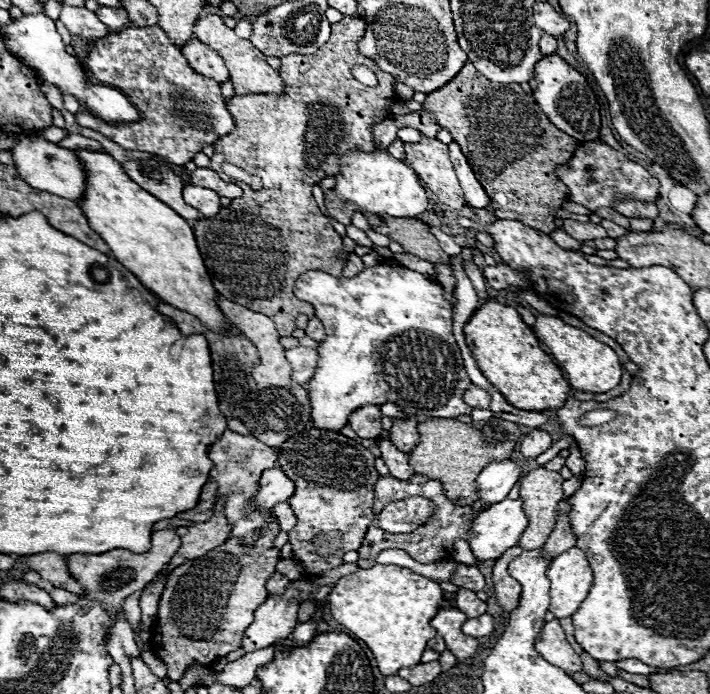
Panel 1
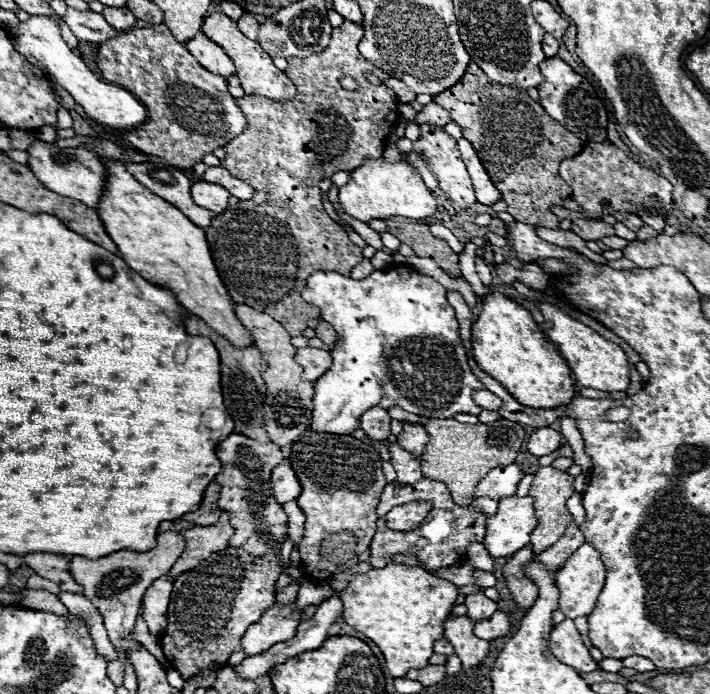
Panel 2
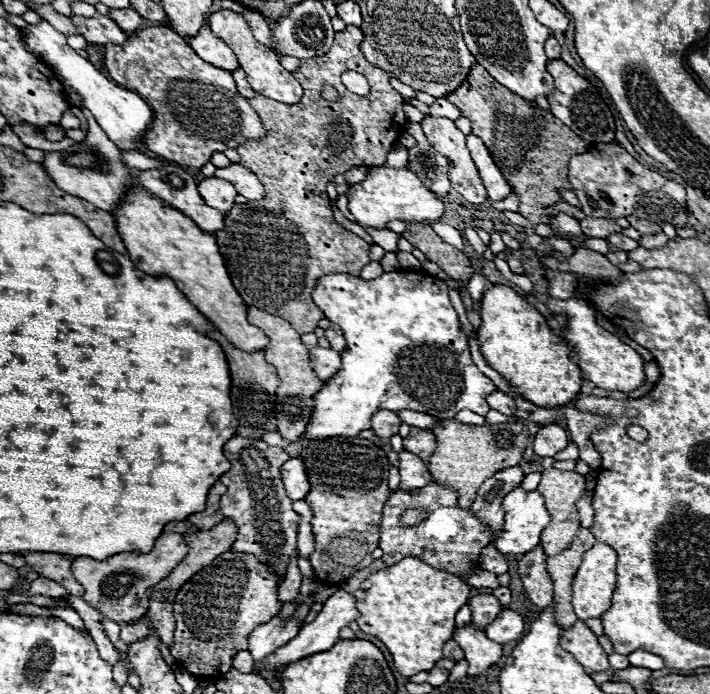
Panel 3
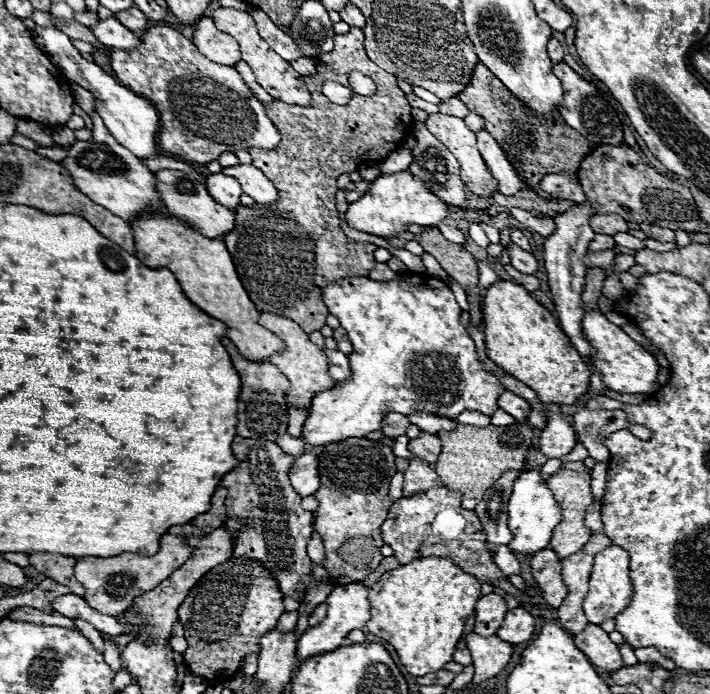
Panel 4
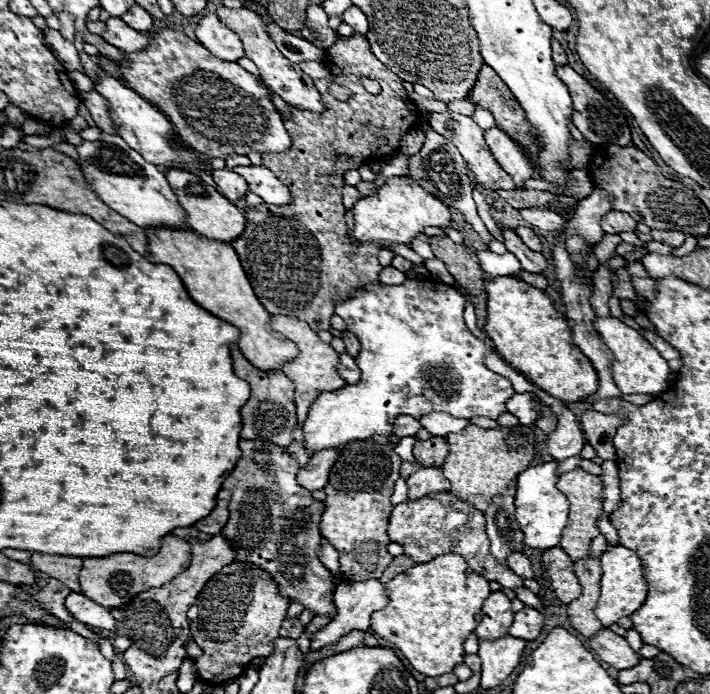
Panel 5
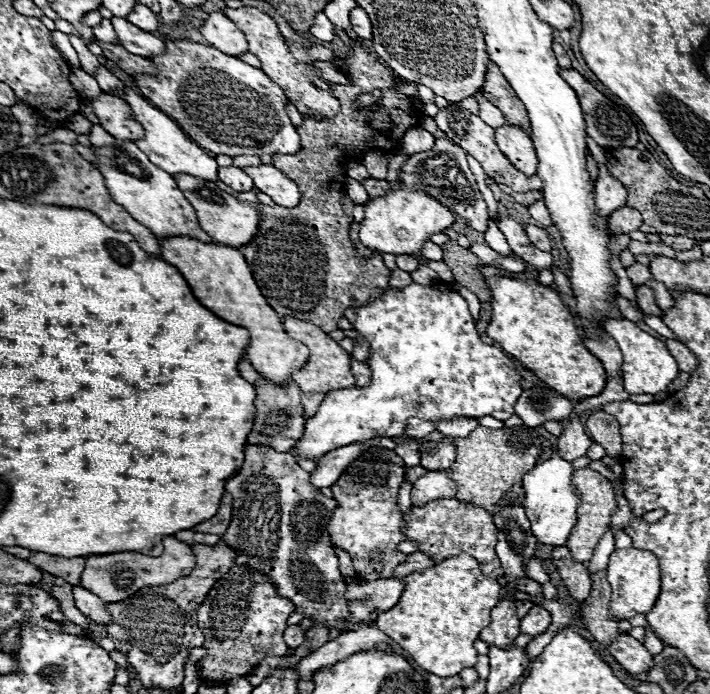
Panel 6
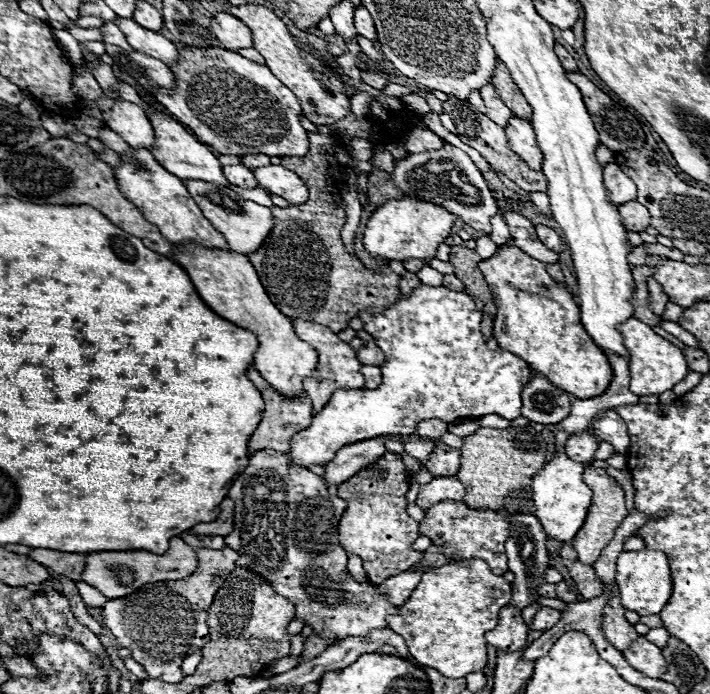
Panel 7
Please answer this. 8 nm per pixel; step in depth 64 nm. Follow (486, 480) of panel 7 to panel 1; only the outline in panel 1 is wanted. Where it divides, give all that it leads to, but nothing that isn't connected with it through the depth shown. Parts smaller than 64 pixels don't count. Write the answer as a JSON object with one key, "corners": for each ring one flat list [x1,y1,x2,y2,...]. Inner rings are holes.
{"corners":[[430,418,418,424,420,444,410,454,410,464,418,474,428,478,436,478,444,484,444,492,454,502,478,500,476,478,480,476,482,468,490,462,504,462,510,460,512,454,518,450,524,434,520,432,518,424,492,418,488,422,458,422,455,418]]}

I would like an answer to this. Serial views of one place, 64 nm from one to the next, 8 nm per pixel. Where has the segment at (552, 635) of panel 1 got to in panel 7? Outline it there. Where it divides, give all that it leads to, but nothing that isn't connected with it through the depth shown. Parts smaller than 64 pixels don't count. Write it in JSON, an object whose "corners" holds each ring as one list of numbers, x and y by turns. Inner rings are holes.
{"corners":[[646,638,636,640,630,650,624,650,624,656,632,668,644,672,650,678,660,678,668,670,668,662,662,656,662,648,648,642]]}

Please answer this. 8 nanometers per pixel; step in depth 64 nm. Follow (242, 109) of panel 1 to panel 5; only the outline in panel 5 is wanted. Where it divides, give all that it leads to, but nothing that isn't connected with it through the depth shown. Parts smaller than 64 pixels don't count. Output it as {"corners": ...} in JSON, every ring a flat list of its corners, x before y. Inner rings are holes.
{"corners":[[338,36,336,44,328,50,326,64,332,72,332,82,346,86,352,92,352,98,346,102,336,100,326,90,322,90,322,96,328,104,328,112,302,112,294,108,294,118,284,118,284,124,290,132,290,136,296,140,296,148,292,152,270,152,262,154,264,162,262,166,272,168,280,180,284,180,292,188,292,204,296,206,296,216,284,216,284,208,280,208,280,216,266,214,264,206,260,212,260,206,246,208,248,212,248,228,244,230,244,236,240,240,232,242,232,248,238,252,240,262,254,284,254,292,258,294,260,302,266,306,270,314,286,314,292,318,298,318,302,322,308,322,314,330,330,330,330,318,334,316,336,302,342,302,350,298,352,290,358,290,366,284,378,284,380,282,380,262,376,244,354,244,346,230,346,208,342,204,342,186,344,186,344,172,350,168,360,168,360,164,368,158,382,158,386,154,392,154,398,146,402,136,418,124,418,108,408,100,408,94,402,86,402,80,390,72,370,50,370,44,364,36],[360,78,372,78,380,84,382,92,378,96,366,92]]}

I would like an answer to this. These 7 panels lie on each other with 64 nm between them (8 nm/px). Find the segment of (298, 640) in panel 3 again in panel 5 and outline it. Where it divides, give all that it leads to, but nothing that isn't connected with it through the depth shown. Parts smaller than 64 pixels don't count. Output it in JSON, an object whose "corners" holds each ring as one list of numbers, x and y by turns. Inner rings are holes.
{"corners":[[366,580,366,582,340,582,338,590,334,594,334,602,336,602,336,616,328,622,326,628,322,628,314,638,310,638,310,650,316,648,324,648,324,644,332,644,336,640,340,640,340,636,344,636,344,632,352,632,356,628,360,630,370,630,370,618,376,610,382,610,388,602,390,602,390,592,388,588,378,582,378,580]]}

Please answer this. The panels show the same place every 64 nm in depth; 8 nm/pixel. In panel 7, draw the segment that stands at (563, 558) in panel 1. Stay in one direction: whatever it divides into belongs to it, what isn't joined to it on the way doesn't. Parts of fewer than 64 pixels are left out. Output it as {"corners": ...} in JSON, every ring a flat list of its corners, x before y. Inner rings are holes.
{"corners":[[636,550,636,552,622,552,616,562,616,582,620,590,620,600,626,610,634,610,642,616,660,614,670,596,672,596,672,572,670,572,670,558,658,550]]}

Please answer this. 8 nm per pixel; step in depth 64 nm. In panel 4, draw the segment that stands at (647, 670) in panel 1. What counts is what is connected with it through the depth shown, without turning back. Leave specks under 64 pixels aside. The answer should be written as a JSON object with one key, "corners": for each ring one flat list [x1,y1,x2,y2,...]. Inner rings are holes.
{"corners":[[650,646,636,648,636,658,638,658,638,662,656,662,656,664,660,664,664,668,674,668,674,666,666,666,664,662,670,662,670,660,664,658,656,648,650,648]]}

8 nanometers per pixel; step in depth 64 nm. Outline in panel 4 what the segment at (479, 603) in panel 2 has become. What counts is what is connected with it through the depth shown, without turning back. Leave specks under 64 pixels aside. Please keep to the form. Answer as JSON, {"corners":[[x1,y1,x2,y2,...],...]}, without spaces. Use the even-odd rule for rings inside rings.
{"corners":[[484,594,476,604,474,632,480,636,494,636,508,614,506,600,500,594]]}

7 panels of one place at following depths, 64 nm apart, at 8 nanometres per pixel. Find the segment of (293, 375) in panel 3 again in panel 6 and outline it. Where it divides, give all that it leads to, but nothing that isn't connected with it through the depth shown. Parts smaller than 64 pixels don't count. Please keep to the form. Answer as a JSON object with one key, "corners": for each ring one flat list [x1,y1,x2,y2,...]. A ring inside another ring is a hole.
{"corners":[[284,316,284,328,286,332,300,340,302,344,306,344,310,348,310,360,308,360,308,368,304,372,296,372,296,384,300,386,302,390,302,396,304,396,304,408,308,408,308,418,316,414,316,410,320,408,324,396,330,392,330,390,340,390,340,388,352,388,356,386,356,378,352,374,352,366,350,366,350,352,346,352,344,348,338,346,336,340,332,340,320,326,314,326,312,322,306,322,306,320,298,320,298,318,290,318,290,316]]}

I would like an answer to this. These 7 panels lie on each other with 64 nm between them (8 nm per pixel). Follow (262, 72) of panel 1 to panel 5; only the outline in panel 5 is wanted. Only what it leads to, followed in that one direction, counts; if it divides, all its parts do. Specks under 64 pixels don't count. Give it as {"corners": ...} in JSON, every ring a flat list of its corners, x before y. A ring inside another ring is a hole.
{"corners":[[224,6,218,8,216,14,220,14,220,20,224,20,224,24,228,24,228,28,232,28,234,32,240,34,246,56,256,62,258,76,264,80,264,84,268,84,268,88,274,90,276,96,280,96,282,100,286,100,290,106,294,106,298,110,308,110,308,112,324,112,326,110,326,104,322,102,322,96,316,90,314,80,308,74,304,74,296,64,292,64,286,56,282,56,282,52,274,44,274,40,266,32,266,22,262,20,260,14,256,14,254,10,248,10,248,8,230,10]]}

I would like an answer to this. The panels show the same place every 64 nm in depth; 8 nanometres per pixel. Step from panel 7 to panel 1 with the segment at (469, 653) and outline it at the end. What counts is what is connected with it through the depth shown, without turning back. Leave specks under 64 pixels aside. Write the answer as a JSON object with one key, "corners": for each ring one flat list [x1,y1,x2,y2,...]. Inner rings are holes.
{"corners":[[376,564,374,568,360,568,344,576,328,594,326,604,334,620,368,644,380,672,384,676,394,676,400,668,414,668,420,664,428,640,438,634,430,622,444,608,444,594,446,590,438,582,422,574,402,566]]}

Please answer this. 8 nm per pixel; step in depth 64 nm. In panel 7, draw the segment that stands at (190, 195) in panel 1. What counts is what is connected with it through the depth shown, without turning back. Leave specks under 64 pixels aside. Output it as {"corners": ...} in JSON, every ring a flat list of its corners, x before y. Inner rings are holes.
{"corners":[[242,164,224,166,224,176,226,176,234,186,240,186,240,188,256,188,256,186,258,186,252,170,246,168,246,166,242,166]]}

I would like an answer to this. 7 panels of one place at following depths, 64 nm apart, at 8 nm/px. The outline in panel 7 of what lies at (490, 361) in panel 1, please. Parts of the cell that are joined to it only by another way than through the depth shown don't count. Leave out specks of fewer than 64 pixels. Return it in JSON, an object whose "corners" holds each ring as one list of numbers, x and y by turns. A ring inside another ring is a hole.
{"corners":[[516,244,502,246,496,256,490,260,484,260,478,268,482,270,488,286,492,288,494,294,494,304,498,308,496,318,494,318,494,338,498,340,502,350,508,350,522,360,530,364,538,374,546,376,556,384,558,388,564,388,568,394,576,394,576,398,584,396,598,396,608,388,612,382,612,366,610,360,602,348,590,338,590,334,584,330,582,320,580,320,580,306,576,304,572,292,566,288,564,282,556,282,548,272,546,272,546,262,540,262,526,252,522,252]]}

